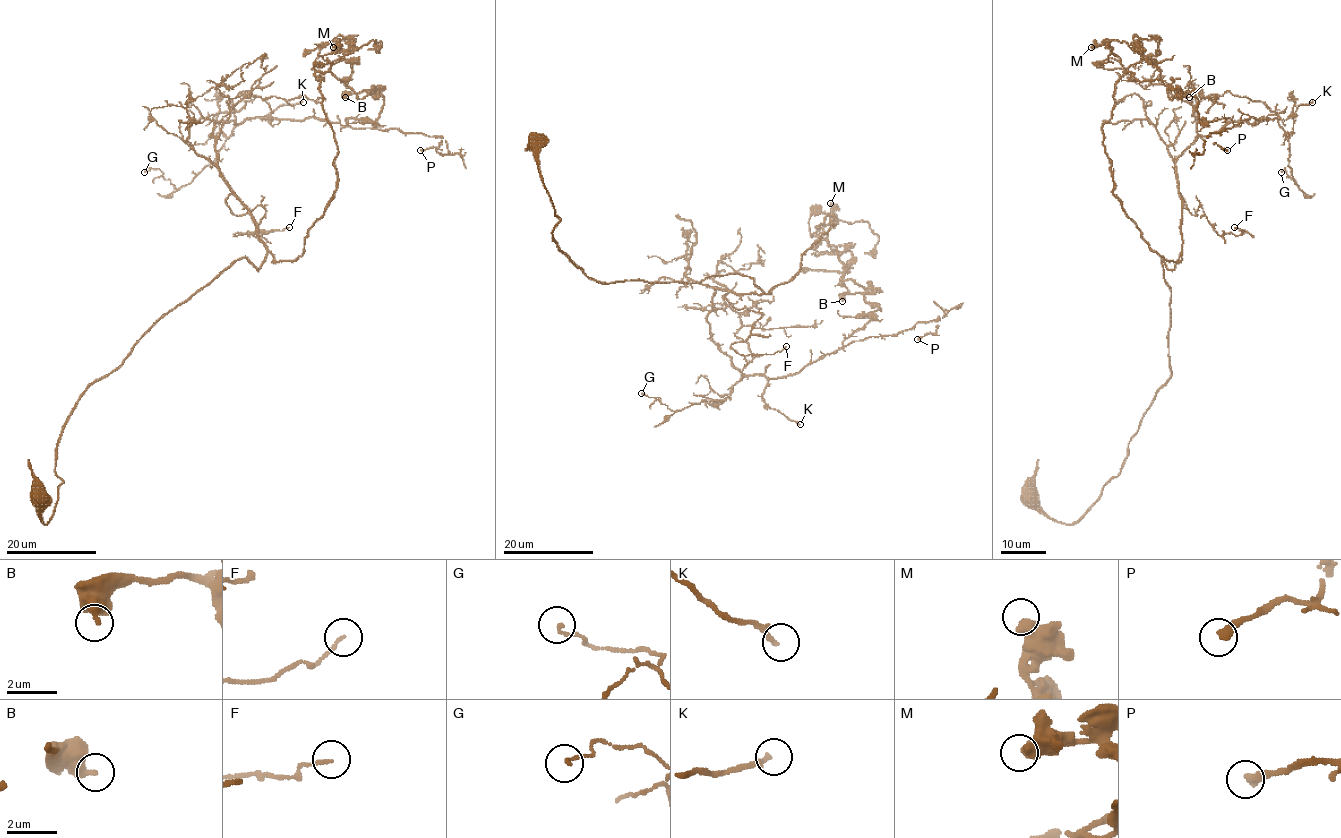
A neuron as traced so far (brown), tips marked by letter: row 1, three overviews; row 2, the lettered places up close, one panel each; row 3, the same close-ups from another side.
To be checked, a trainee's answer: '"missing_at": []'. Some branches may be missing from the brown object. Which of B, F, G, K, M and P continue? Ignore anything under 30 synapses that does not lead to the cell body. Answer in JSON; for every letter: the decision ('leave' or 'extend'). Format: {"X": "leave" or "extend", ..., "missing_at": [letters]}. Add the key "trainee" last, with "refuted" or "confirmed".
{"B": "leave", "F": "leave", "G": "leave", "K": "leave", "M": "leave", "P": "leave", "missing_at": [], "trainee": "confirmed"}

